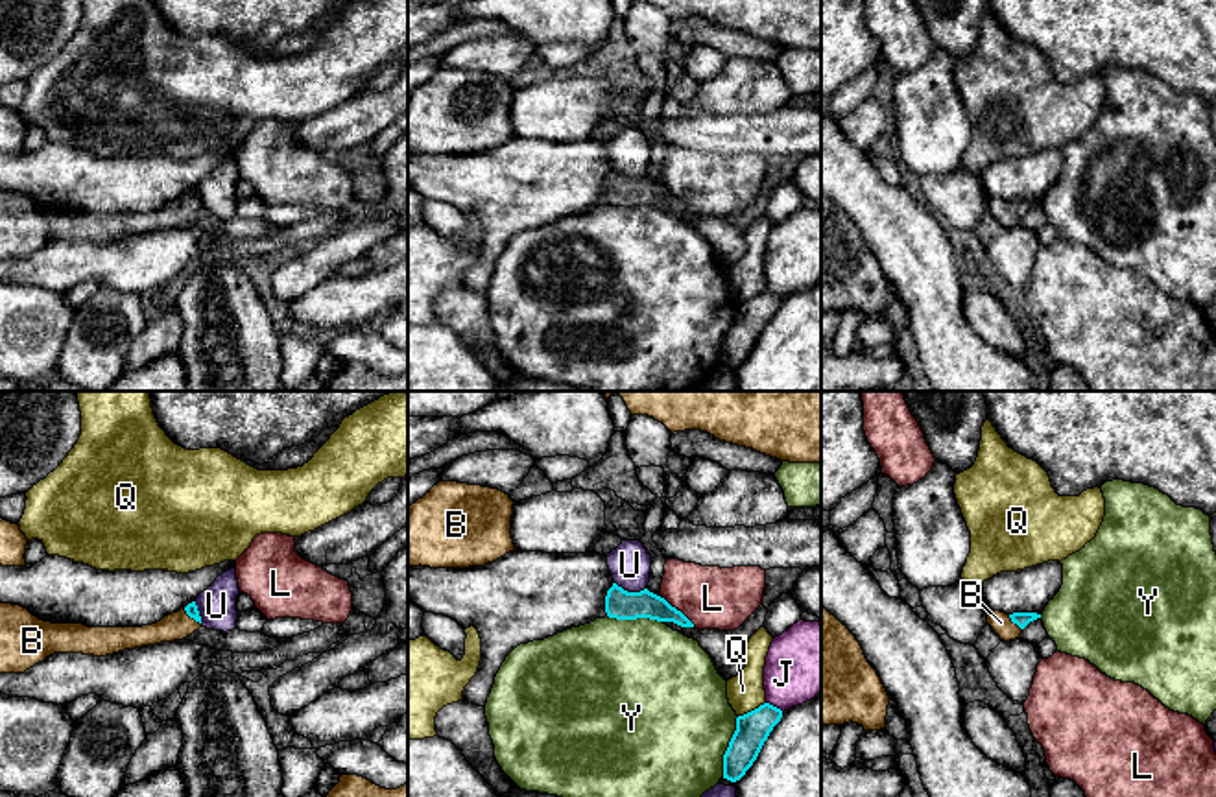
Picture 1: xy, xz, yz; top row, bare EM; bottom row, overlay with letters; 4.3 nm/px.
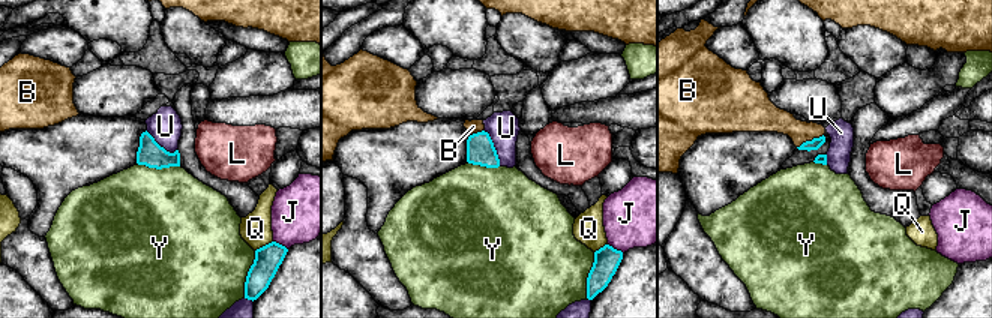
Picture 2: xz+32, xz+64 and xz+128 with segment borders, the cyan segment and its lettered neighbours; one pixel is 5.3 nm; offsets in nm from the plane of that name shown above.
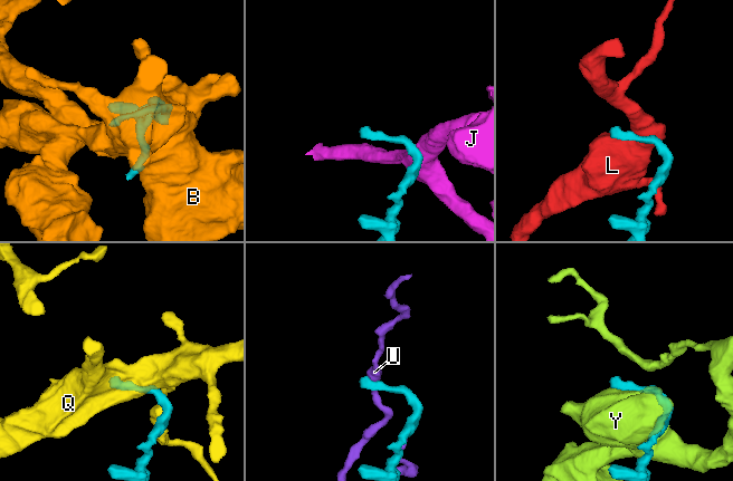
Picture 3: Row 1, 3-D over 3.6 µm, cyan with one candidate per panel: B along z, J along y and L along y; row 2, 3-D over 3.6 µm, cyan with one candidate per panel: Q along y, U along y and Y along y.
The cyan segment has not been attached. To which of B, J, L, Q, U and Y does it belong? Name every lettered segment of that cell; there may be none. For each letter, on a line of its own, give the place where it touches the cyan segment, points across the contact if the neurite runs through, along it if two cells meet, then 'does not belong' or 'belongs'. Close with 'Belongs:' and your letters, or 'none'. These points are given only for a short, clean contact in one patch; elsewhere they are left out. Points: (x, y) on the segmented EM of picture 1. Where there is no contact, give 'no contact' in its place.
B: xy (192, 617) | across xy (190, 609), (192, 617), (176, 626) | belongs
J: xz (775, 707) | does not belong
L: xz (679, 611) | along xz (663, 596), (694, 626) | does not belong
Q: xz (751, 711) | along xz (764, 701), (739, 716) | does not belong
U: xz (630, 593) | does not belong
Y: xz (729, 746) | does not belong
Belongs: B

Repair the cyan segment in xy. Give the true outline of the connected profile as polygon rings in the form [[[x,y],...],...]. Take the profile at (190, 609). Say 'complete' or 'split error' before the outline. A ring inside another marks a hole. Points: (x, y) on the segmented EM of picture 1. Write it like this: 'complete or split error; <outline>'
split error; [[[196,601],[142,627],[52,624],[39,620],[20,605],[0,603],[0,673],[24,673],[54,653],[105,657],[124,649],[183,640],[199,627],[201,616]]]

